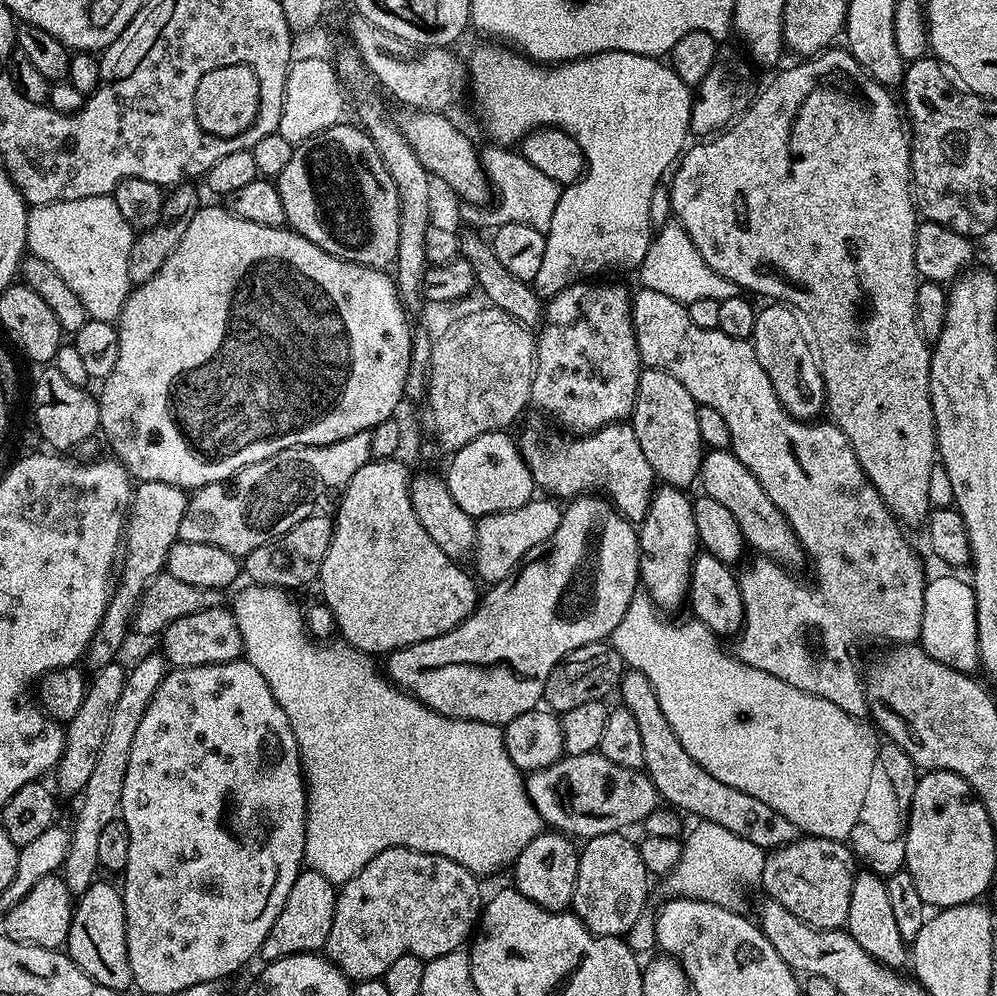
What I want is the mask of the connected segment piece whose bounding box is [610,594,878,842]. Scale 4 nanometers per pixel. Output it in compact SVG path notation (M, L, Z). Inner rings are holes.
M637 594L626 606L622 622L614 626L610 645L629 669L650 678L650 686L658 694L658 706L662 706L662 714L666 714L666 722L678 734L686 754L706 774L714 774L718 782L726 782L726 786L734 786L742 794L762 798L766 806L790 818L804 836L847 841L870 786L878 747L877 729L846 714L846 710L838 710L834 702L806 694L806 690L798 690L798 686L790 686L790 682L782 682L782 678L766 674L766 670L754 670L754 666L742 663L731 651L723 652L716 633L701 620L687 618L679 624L664 616L667 615L647 594Z

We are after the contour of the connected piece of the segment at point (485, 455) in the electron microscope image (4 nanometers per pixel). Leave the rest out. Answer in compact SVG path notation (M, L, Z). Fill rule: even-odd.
M507 431L478 434L474 442L466 442L458 451L451 453L446 471L450 498L466 510L473 518L502 514L506 510L518 510L533 499L537 491L532 481L532 471L520 453L520 445L515 439L508 437Z

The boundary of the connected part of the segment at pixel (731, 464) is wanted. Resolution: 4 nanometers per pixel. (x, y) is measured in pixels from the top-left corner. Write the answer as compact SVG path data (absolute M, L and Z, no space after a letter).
M714 448L704 453L704 461L700 467L700 479L698 481L703 495L714 498L714 502L719 502L734 514L734 522L738 522L738 530L744 536L744 543L753 553L759 554L765 560L772 560L775 564L789 570L805 567L806 553L804 547L800 545L798 534L790 526L790 522L770 502L770 494L762 490L758 478L738 462L738 458L733 452L726 448Z

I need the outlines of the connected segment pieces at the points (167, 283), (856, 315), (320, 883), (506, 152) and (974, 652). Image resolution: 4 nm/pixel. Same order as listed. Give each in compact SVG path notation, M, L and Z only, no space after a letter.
M201 206L196 209L194 218L190 218L182 242L178 242L170 258L166 258L162 270L128 293L116 329L118 362L114 362L114 370L110 370L102 382L104 389L98 392L100 432L112 447L111 455L123 464L129 476L140 482L166 482L185 490L230 480L246 466L262 462L282 450L342 442L342 438L367 432L397 415L396 407L405 399L404 387L410 370L414 326L408 317L410 312L399 298L395 279L387 271L338 258L287 226L258 226L258 222L246 222L223 206Z
M833 46L803 62L788 68L768 89L761 91L749 104L743 116L727 130L713 135L707 142L696 142L681 155L671 173L672 216L683 226L686 234L698 246L698 254L706 258L706 266L722 278L736 284L745 293L757 292L769 296L772 302L783 302L796 309L806 321L811 335L818 341L818 363L824 375L824 399L831 423L836 424L851 442L854 454L870 482L878 490L882 502L901 525L923 525L930 515L929 487L931 471L938 465L936 423L930 398L930 362L932 354L916 325L916 263L914 262L914 234L918 223L918 209L912 190L912 149L910 136L902 119L898 100L870 75L866 74L851 53Z
M311 870L301 871L294 886L290 886L290 894L286 898L286 906L282 906L282 914L274 918L274 926L270 926L270 934L266 934L262 942L258 953L259 959L271 962L303 952L319 953L323 949L326 938L330 938L337 891L337 885L322 878L322 874Z
M491 146L480 152L480 161L484 173L488 175L488 183L492 186L494 203L480 216L484 224L499 226L501 224L525 224L534 226L534 230L547 233L556 216L556 207L560 204L562 186L554 182L554 178L542 174L530 162L526 162L524 155L519 150L508 146Z
M956 574L948 575L952 576L938 576L927 583L919 643L924 652L943 665L972 674L979 669L980 662L976 594L967 579L962 580Z

